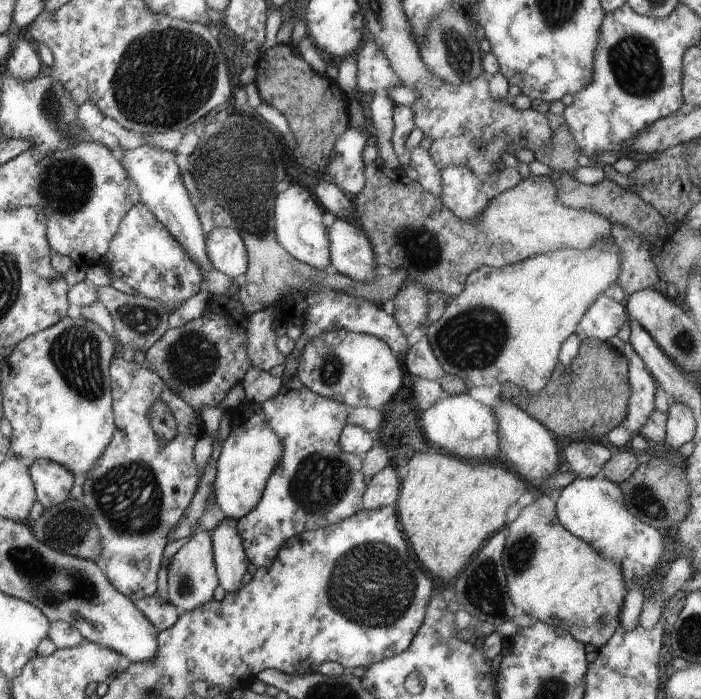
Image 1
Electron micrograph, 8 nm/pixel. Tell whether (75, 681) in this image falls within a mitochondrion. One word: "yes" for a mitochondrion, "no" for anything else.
no

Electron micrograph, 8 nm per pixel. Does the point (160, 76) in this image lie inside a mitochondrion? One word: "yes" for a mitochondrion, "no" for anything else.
yes

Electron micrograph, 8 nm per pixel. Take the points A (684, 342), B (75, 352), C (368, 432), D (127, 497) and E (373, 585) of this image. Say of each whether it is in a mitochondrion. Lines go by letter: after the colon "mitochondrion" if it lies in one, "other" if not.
A: mitochondrion
B: mitochondrion
C: other
D: mitochondrion
E: mitochondrion

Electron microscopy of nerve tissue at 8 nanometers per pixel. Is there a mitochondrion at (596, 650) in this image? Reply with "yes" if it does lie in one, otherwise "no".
no

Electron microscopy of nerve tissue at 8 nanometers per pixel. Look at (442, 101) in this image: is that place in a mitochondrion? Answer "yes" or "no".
no

